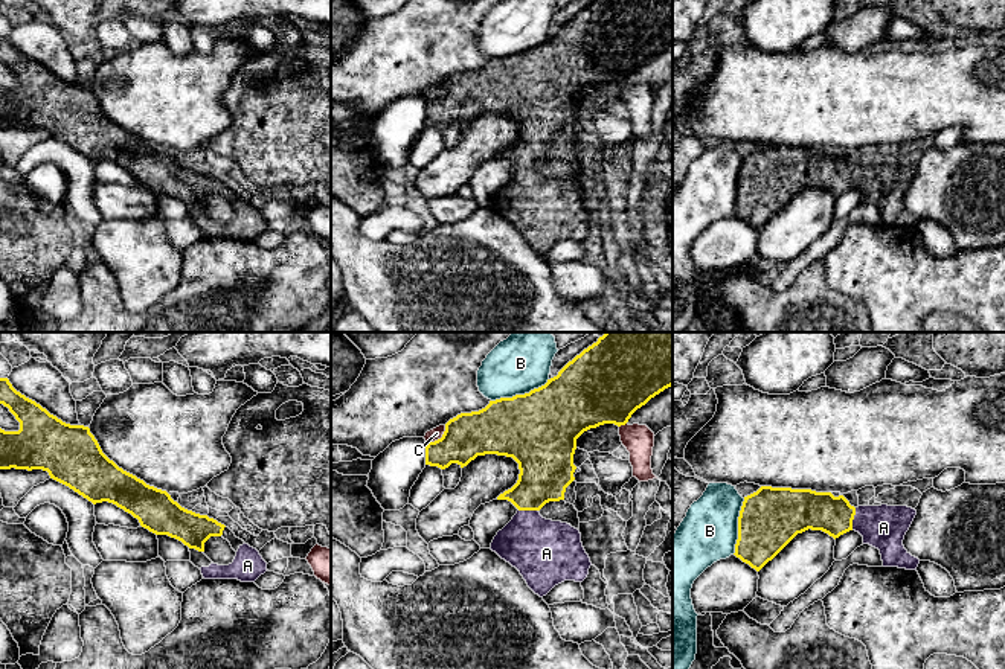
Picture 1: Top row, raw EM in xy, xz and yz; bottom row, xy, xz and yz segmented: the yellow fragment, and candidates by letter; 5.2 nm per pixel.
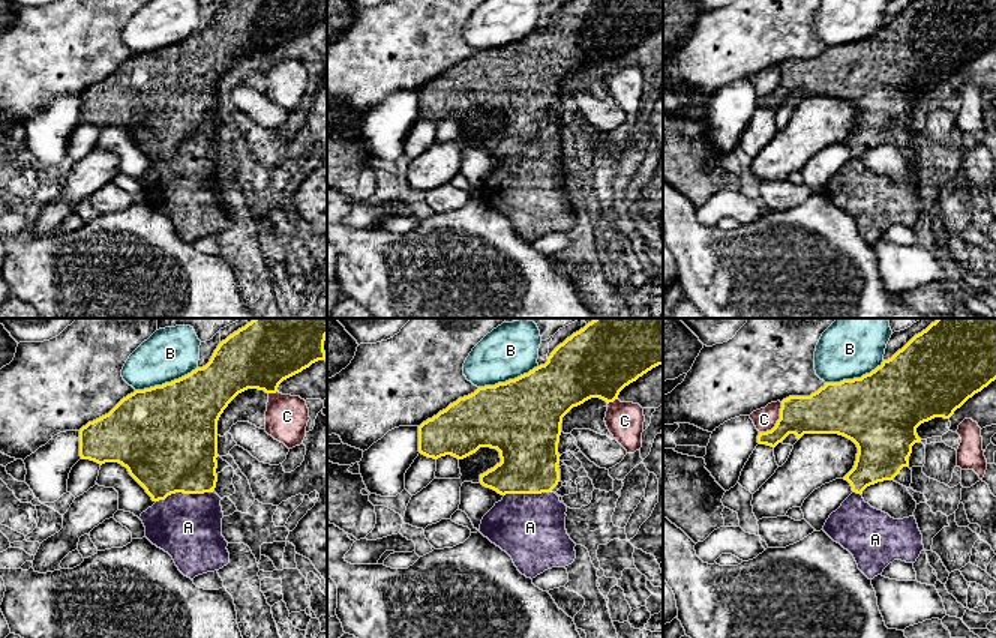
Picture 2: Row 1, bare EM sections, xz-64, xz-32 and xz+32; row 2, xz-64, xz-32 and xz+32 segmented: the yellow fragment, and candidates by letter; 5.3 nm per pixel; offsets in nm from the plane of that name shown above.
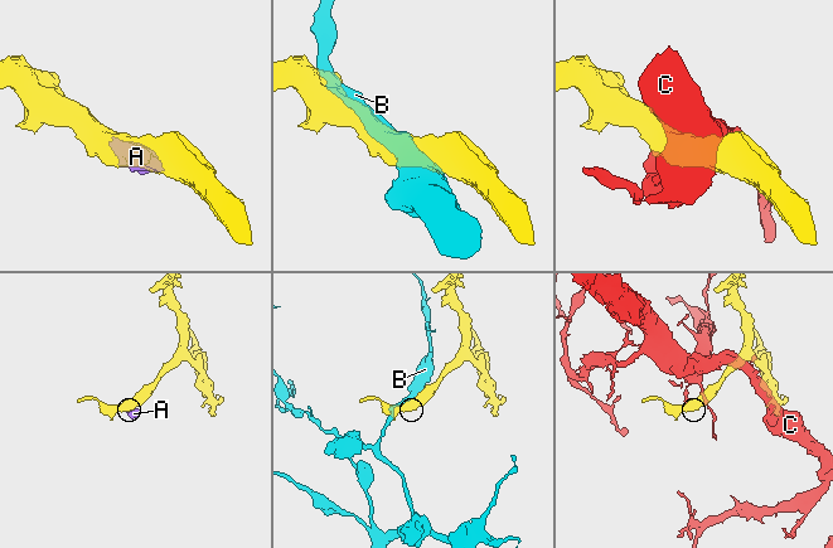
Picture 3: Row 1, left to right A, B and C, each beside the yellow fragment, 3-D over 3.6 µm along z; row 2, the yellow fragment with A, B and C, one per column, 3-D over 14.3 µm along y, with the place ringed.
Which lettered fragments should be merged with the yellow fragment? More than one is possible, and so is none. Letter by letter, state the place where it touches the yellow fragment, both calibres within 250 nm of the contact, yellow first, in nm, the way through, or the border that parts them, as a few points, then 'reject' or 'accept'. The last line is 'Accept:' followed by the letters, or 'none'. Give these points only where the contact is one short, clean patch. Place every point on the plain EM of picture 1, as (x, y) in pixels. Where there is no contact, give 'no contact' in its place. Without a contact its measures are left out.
A: meets yellow in yz at (853, 177); 200 nm thick on the yellow side, 220 nm on the other; accept
B: meets yellow in xz at (520, 54); 400 nm thick on the yellow side, 280 nm on the other; reject
C: meets yellow in xz at (441, 96); 240 nm thick on the yellow side, 70 nm on the other; reject
Accept: A

